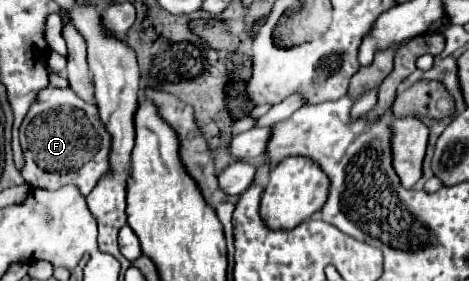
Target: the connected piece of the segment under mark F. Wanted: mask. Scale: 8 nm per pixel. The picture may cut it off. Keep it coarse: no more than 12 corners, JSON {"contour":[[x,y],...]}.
{"contour":[[70,88],[38,92],[22,176],[32,188],[108,170],[110,134]]}

